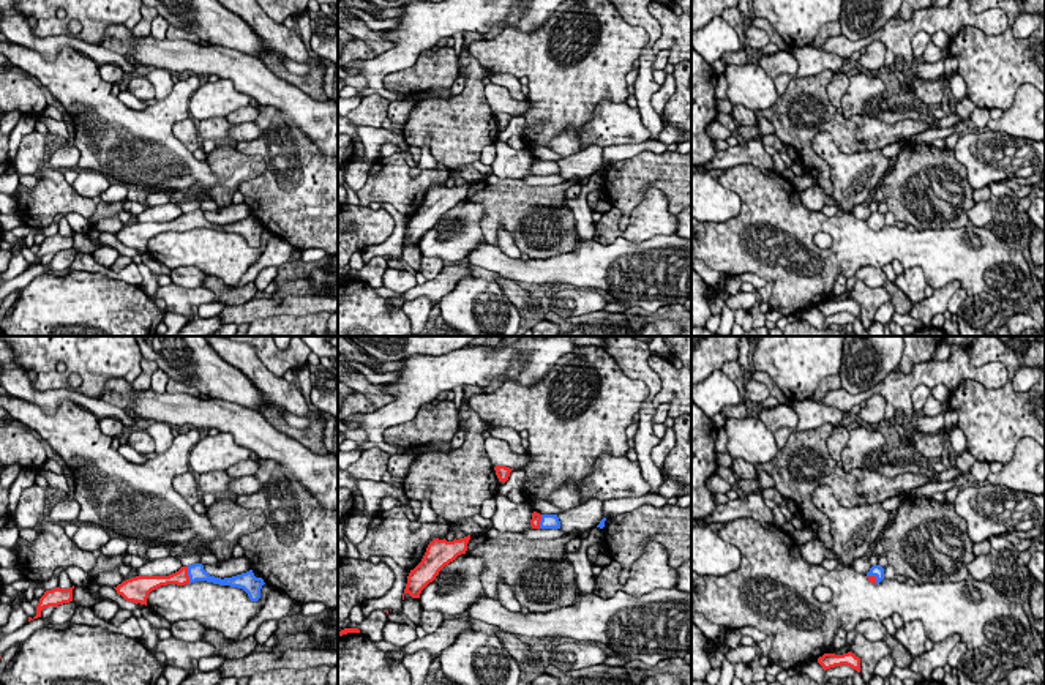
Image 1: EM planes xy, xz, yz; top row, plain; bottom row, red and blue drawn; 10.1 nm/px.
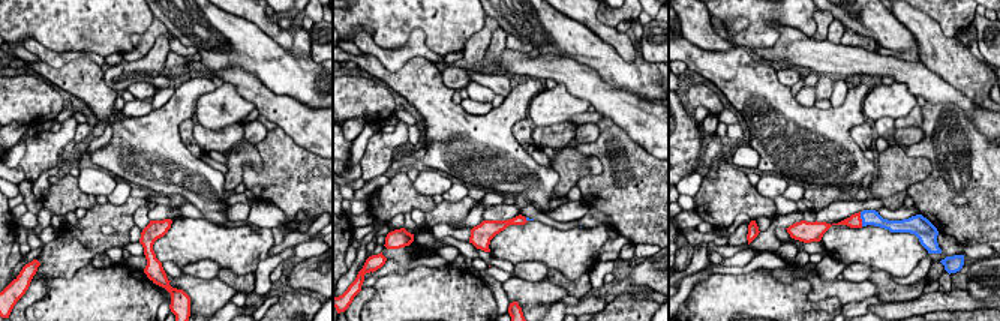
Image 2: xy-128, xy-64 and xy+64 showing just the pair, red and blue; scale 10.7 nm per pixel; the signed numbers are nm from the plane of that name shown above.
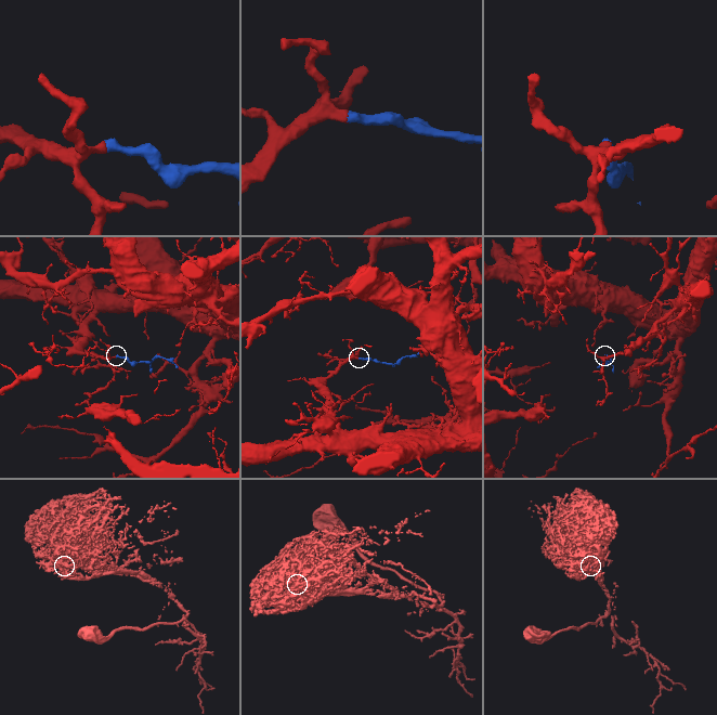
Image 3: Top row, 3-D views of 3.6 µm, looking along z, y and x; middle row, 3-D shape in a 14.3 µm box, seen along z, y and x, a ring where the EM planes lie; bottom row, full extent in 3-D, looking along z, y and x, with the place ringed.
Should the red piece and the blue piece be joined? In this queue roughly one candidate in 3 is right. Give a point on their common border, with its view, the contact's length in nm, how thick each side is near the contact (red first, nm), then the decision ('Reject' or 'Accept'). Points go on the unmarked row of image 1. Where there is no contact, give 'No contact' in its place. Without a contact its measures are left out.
Touches red at xy (187, 221). Shared border 180 nm. Thickness 160 nm (red) against 170 nm. Accept

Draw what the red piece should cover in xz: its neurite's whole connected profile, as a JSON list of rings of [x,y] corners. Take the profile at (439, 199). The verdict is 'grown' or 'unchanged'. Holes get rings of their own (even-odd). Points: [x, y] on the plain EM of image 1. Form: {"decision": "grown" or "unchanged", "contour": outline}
{"decision": "unchanged", "contour": [[[470,182],[459,186],[455,185],[453,188],[434,185],[428,191],[421,208],[410,216],[404,240],[409,240],[412,245],[420,245],[421,237],[436,226],[445,211],[458,202],[466,200],[469,186]]]}

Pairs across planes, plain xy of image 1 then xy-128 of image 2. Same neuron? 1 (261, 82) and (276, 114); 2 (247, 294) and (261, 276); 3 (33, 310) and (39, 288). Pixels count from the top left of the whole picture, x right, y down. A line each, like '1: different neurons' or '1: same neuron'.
1: same neuron
2: different neurons
3: different neurons

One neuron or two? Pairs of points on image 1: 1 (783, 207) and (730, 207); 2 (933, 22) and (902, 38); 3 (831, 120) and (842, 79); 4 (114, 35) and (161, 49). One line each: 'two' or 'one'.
1: two
2: one
3: two
4: one

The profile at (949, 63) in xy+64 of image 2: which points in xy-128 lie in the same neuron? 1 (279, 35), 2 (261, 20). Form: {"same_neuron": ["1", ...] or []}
{"same_neuron": ["1", "2"]}

